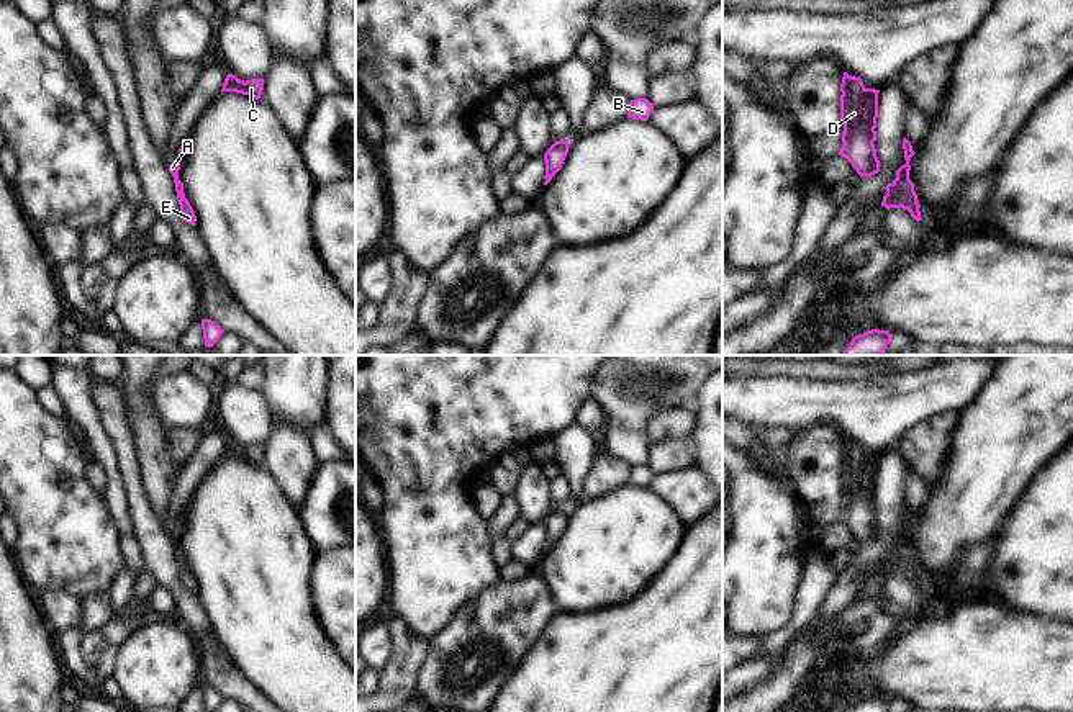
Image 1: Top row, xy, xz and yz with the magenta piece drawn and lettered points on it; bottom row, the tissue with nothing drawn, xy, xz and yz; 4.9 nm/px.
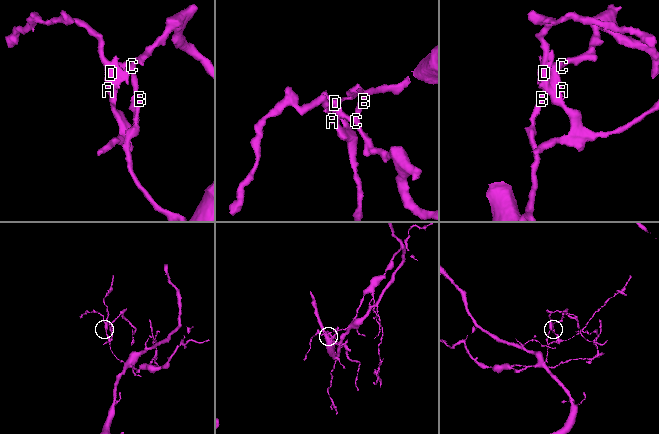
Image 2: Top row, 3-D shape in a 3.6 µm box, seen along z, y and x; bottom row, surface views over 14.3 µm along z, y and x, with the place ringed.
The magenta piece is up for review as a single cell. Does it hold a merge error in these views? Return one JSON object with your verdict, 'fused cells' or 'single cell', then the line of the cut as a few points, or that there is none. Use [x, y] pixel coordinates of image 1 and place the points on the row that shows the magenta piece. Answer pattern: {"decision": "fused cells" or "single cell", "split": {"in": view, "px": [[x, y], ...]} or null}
{"decision": "fused cells", "split": {"in": "yz", "px": [[851, 77], [849, 95], [857, 100]]}}

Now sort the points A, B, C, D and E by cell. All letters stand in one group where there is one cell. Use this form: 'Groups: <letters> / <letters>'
Groups: A B C D / E

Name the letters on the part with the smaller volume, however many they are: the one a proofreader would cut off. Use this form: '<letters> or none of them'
E

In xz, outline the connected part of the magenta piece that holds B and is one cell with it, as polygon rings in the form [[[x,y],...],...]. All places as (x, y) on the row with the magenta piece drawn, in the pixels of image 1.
[[[636,98],[629,101],[627,118],[647,121],[654,105],[647,98]]]

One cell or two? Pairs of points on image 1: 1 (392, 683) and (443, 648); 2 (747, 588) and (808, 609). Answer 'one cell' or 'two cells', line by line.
1: two cells
2: two cells

